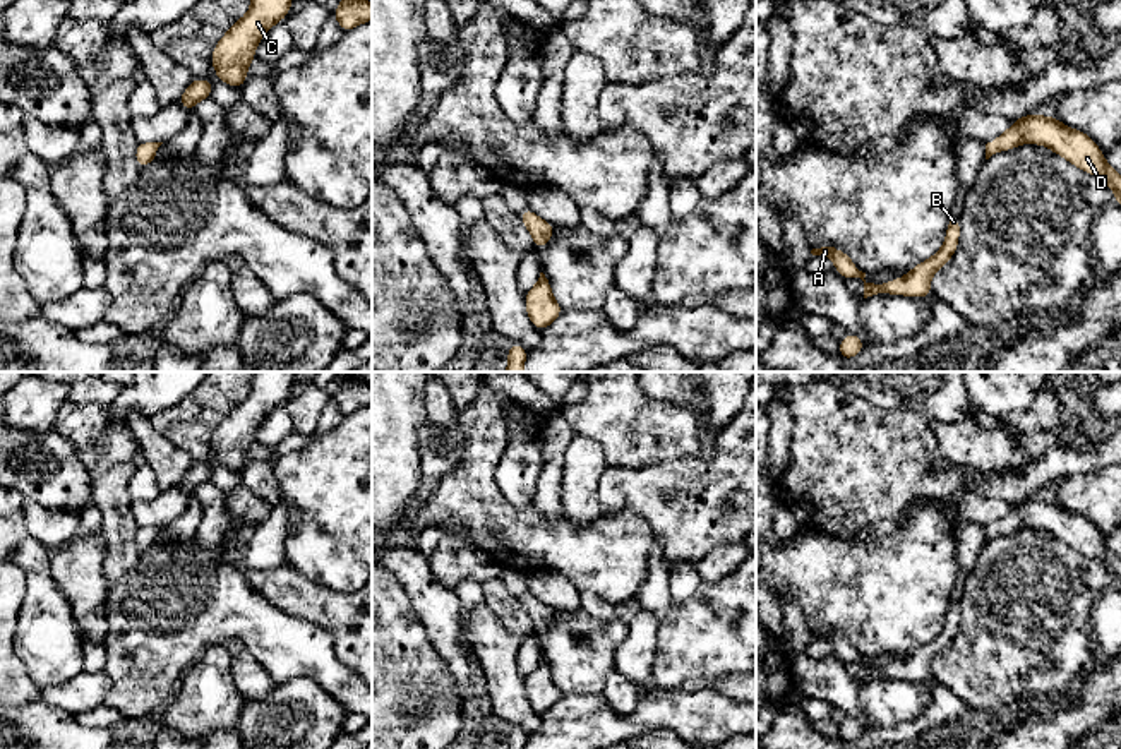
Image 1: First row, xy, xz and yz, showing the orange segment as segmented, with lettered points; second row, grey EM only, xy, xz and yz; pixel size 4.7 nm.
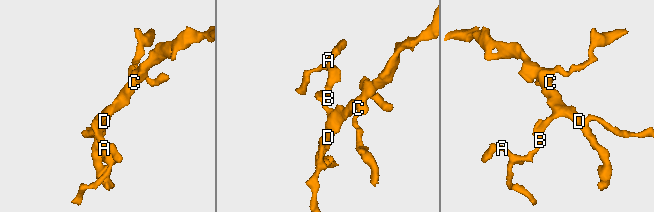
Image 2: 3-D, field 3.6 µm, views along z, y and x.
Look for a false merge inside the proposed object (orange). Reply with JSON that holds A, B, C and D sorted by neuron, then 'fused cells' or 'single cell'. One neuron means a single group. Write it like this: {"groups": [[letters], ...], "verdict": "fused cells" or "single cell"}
{"groups": [["A", "B", "C", "D"]], "verdict": "single cell"}

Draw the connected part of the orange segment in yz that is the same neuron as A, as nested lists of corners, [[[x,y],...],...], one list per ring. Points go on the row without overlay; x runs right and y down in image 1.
[[[950,598],[948,600],[948,612],[946,612],[946,624],[943,631],[927,644],[917,648],[912,655],[908,655],[900,663],[891,663],[886,668],[867,667],[866,656],[859,655],[852,643],[835,631],[821,631],[812,632],[812,639],[824,639],[830,641],[835,648],[835,653],[843,663],[860,662],[864,665],[864,682],[872,679],[907,679],[907,680],[920,680],[931,684],[931,660],[939,655],[955,638],[958,632],[960,622],[960,602]]]

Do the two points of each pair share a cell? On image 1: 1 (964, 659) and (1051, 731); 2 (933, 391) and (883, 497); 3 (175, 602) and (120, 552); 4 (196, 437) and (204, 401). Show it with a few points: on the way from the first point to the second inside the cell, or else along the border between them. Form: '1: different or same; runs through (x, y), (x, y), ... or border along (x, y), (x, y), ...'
1: different; border along (1063, 700), (1060, 703), (1027, 705), (1005, 722)
2: different; border along (881, 407), (916, 412), (929, 424)
3: different; border along (141, 554), (137, 563), (108, 590)
4: same; runs through (196, 429), (196, 417), (203, 410)

